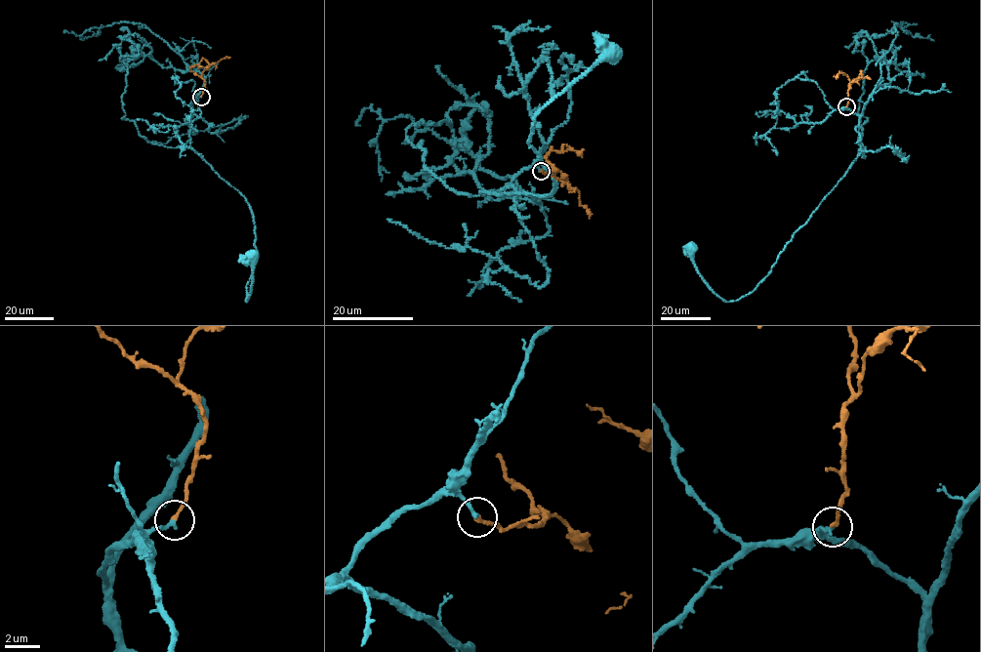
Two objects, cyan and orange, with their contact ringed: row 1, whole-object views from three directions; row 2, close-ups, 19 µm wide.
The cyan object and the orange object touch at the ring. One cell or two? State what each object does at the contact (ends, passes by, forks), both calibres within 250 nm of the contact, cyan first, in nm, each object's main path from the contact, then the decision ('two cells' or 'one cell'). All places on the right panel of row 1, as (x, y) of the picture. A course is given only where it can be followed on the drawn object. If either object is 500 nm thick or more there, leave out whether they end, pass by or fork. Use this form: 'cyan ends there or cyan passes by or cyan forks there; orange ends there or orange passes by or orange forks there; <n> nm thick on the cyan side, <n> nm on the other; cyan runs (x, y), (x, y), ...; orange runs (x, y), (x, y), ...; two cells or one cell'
cyan ends there; orange ends there; 240 nm thick on the cyan side, 240 nm on the other; cyan runs (845, 106), (859, 117), (862, 130), (857, 158), (752, 291), (729, 301), (715, 294), (700, 275), (690, 247); orange runs (846, 106), (851, 83), (860, 77), (870, 79); one cell

